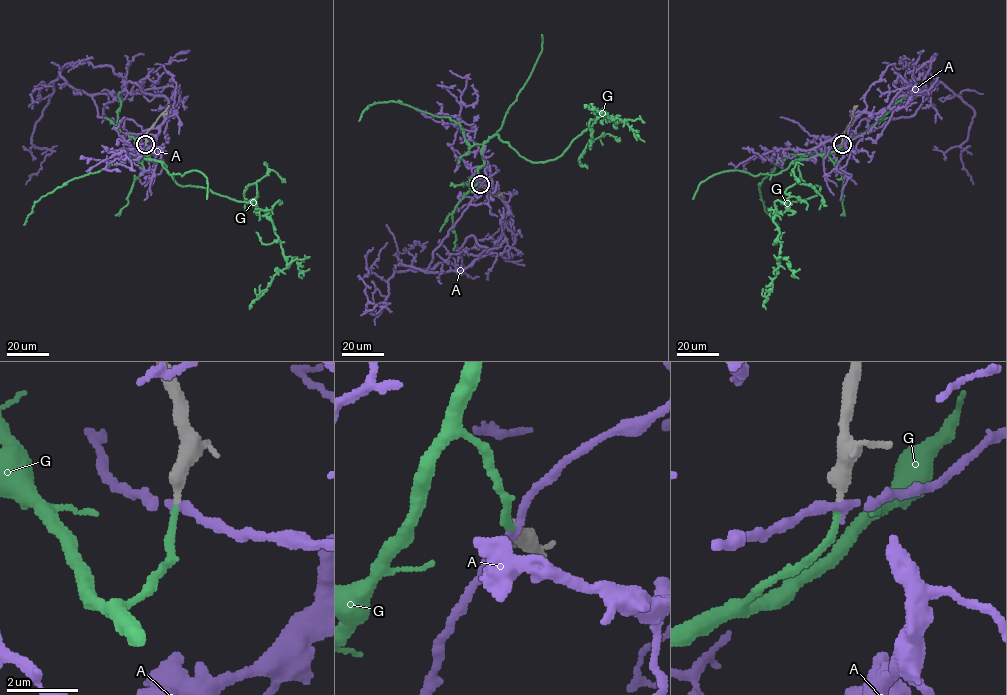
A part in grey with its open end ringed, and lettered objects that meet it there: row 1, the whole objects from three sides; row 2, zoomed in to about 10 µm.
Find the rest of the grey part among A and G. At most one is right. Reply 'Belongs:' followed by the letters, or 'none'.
Belongs: G

